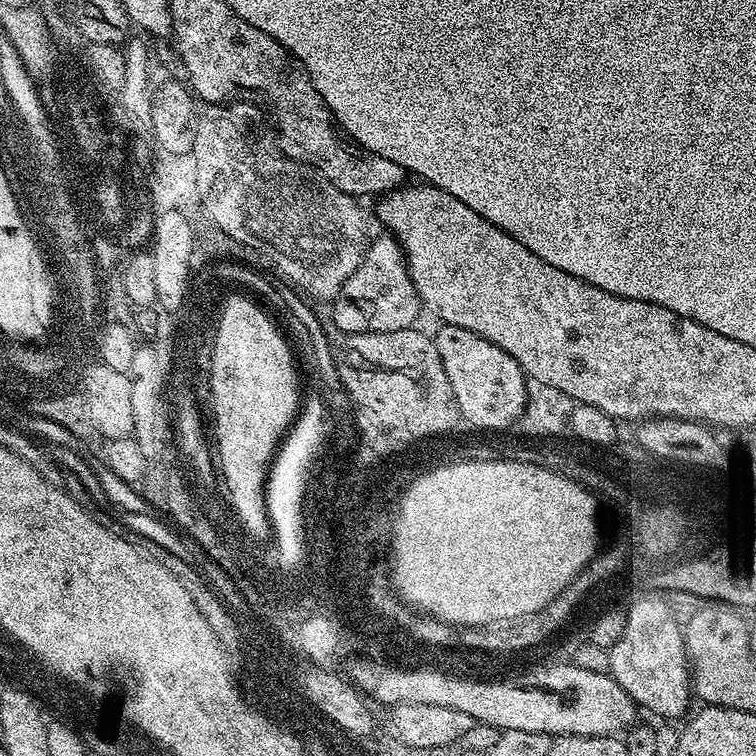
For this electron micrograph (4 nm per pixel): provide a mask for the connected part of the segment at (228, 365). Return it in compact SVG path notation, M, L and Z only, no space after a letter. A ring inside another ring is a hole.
M233 300L227 314L222 317L222 333L221 343L215 352L214 360L214 406L211 409L211 415L216 420L216 452L220 455L220 472L224 475L224 484L228 487L226 490L227 499L236 499L236 509L238 514L243 517L246 530L250 530L251 536L264 540L266 532L269 530L269 501L266 499L266 485L269 483L270 465L273 463L274 457L277 455L278 449L281 447L281 441L289 433L289 429L293 425L299 410L301 408L302 394L300 388L296 385L296 368L291 364L292 352L288 349L286 341L280 337L278 329L272 325L272 320L264 312L256 312L258 310L255 303L245 306L243 302Z

